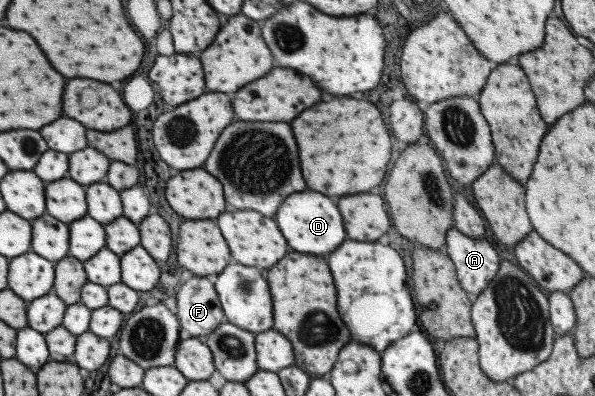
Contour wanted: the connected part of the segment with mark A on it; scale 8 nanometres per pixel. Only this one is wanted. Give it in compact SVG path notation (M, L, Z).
M449 228L442 252L453 262L457 281L473 302L497 272L500 259L495 249L485 239L466 237L459 230Z

